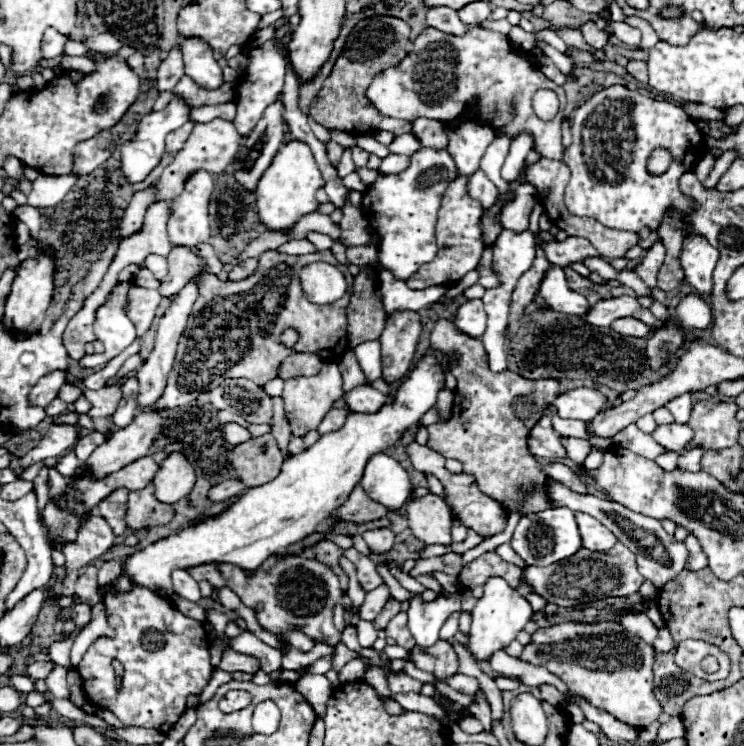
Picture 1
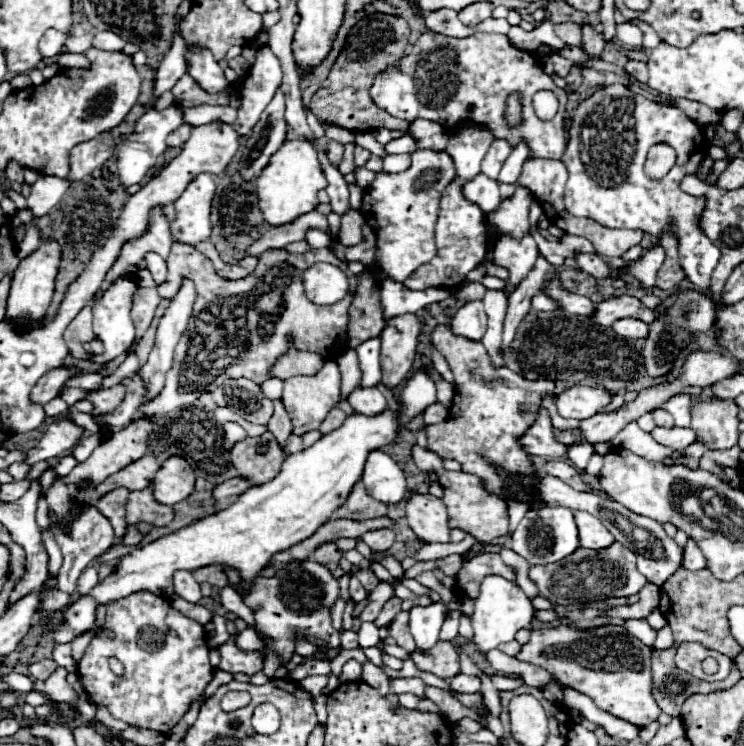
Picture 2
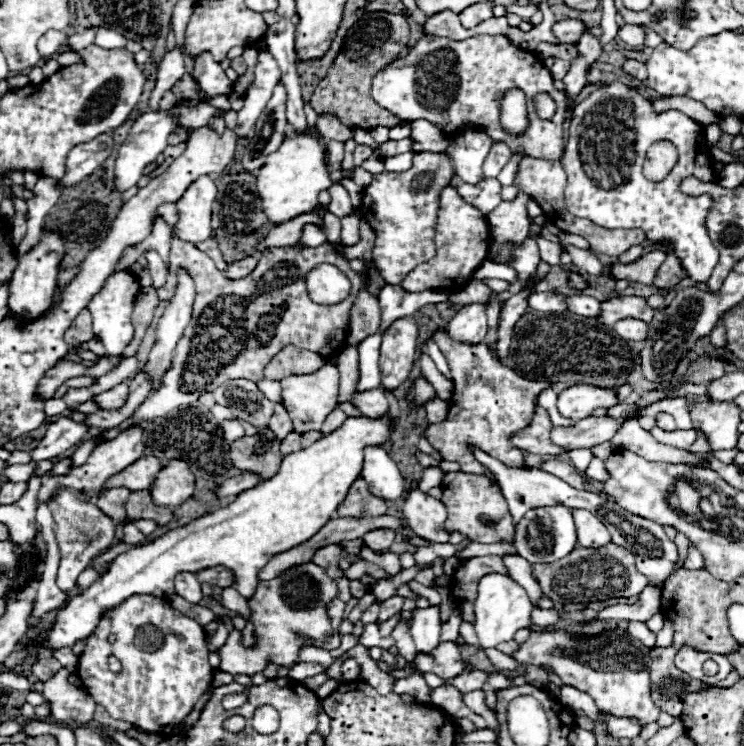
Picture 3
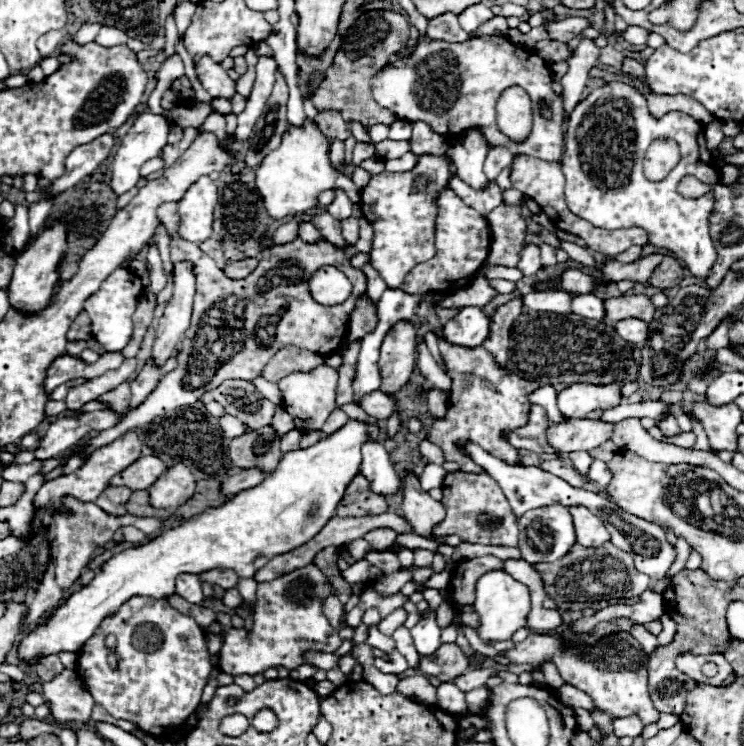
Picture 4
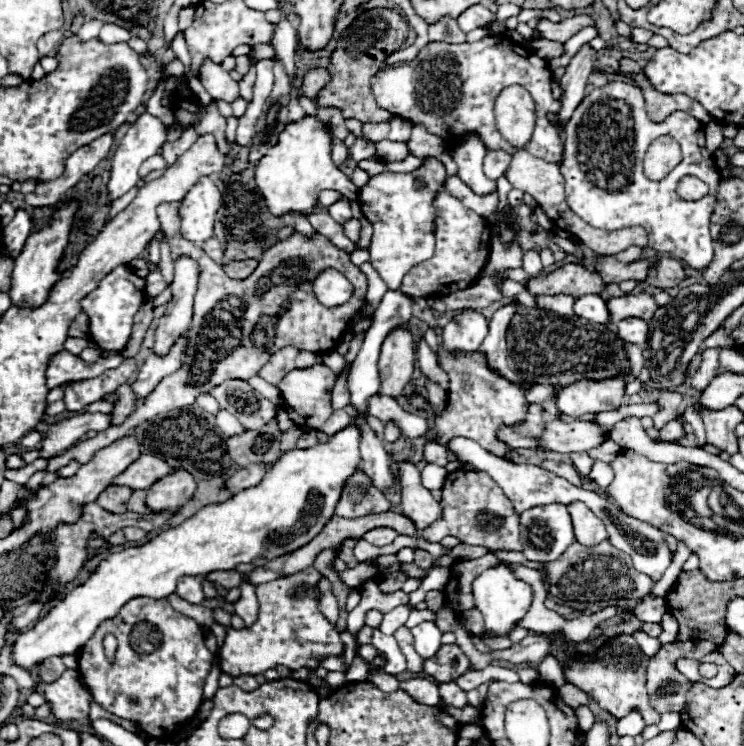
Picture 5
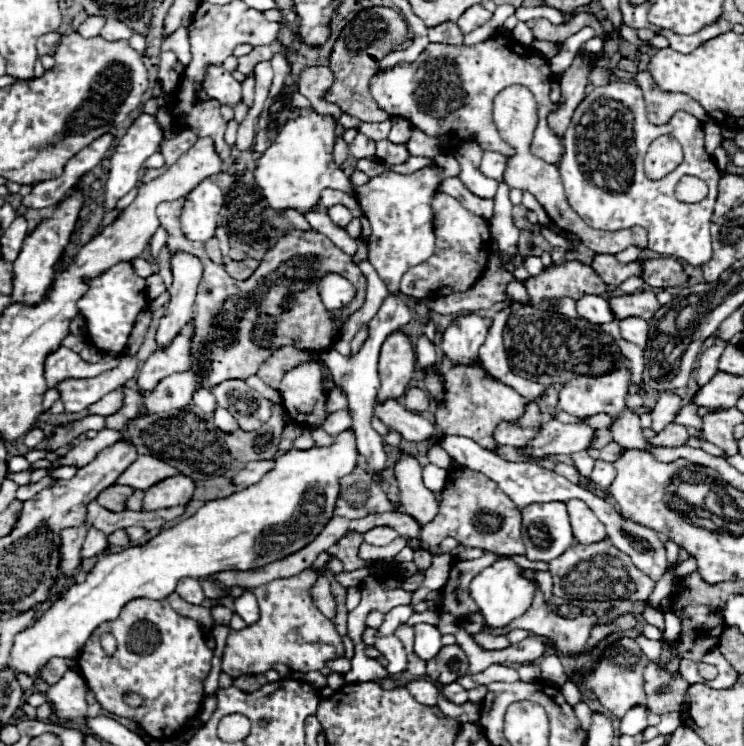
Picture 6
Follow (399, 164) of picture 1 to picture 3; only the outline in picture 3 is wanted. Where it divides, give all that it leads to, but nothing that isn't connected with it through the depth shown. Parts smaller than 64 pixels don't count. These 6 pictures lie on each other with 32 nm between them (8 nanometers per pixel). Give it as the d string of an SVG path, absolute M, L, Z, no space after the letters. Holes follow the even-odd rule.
M412 152L408 154L402 154L402 156L396 156L396 158L384 158L384 170L390 170L390 172L404 172L408 168L412 168Z

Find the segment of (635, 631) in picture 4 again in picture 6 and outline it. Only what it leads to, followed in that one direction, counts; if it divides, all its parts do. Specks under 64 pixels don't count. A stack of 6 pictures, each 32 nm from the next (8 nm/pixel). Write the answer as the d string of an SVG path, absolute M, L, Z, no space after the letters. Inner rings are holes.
M642 634L636 638L636 642L638 642L638 646L642 648L642 652L644 652L644 656L648 658L648 662L652 664L652 662L658 662L660 660L660 652L662 652L662 644L658 642L658 640L648 640L648 638L644 638Z

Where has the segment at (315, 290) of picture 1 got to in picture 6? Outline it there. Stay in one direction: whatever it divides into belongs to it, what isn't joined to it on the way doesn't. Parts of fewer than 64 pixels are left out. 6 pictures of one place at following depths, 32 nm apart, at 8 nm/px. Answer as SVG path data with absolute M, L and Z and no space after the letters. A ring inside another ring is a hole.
M328 274L326 278L322 278L318 284L318 290L320 290L322 302L328 312L336 312L336 310L346 308L356 296L356 288L338 274Z

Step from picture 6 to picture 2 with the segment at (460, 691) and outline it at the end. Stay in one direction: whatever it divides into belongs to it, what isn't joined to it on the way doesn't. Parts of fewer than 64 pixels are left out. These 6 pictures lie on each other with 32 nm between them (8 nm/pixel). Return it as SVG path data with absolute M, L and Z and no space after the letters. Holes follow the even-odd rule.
M426 686L426 696L442 710L442 714L446 714L446 720L448 722L456 724L462 718L471 718L484 727L483 719L476 712L464 706L452 692Z

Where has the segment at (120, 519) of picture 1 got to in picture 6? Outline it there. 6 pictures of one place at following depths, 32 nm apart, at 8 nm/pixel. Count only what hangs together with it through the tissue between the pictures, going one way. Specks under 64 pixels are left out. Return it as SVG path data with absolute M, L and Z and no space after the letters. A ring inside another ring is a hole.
M114 484L108 490L102 490L98 494L96 502L100 506L112 510L112 512L122 512L124 510L124 504L126 504L126 500L128 500L130 494L134 494L134 490L130 486L118 486L118 484Z

